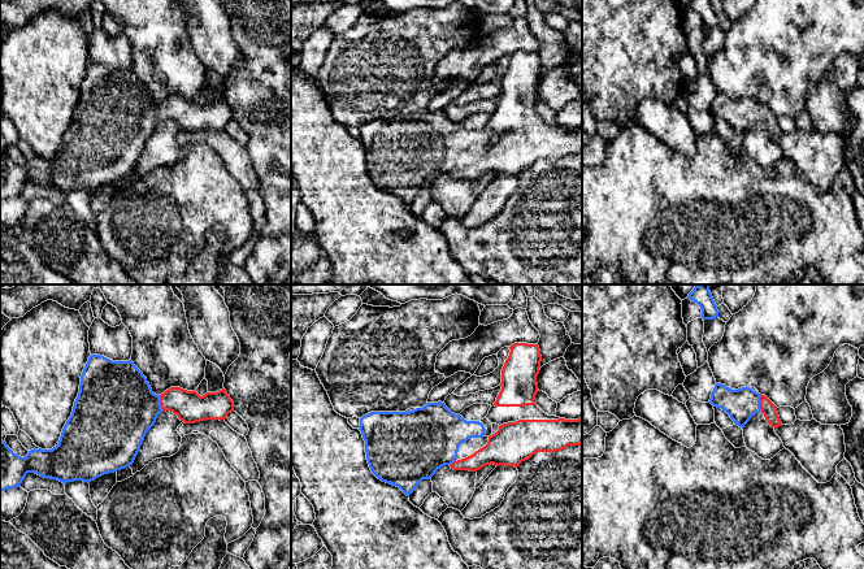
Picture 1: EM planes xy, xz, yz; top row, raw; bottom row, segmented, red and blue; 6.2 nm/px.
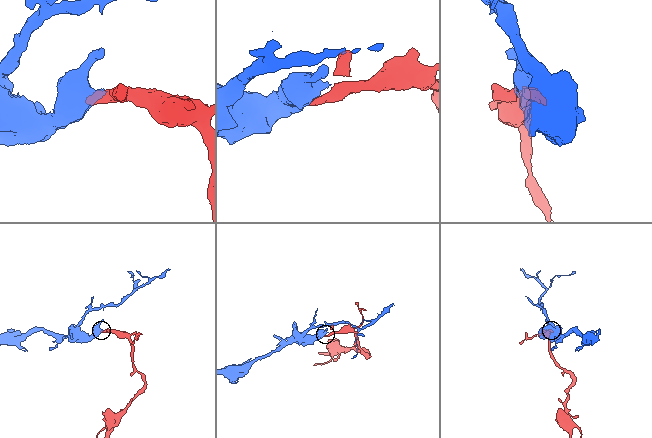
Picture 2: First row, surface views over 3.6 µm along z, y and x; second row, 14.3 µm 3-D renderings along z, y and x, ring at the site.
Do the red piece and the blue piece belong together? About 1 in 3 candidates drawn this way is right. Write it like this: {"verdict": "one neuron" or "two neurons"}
{"verdict": "one neuron"}

